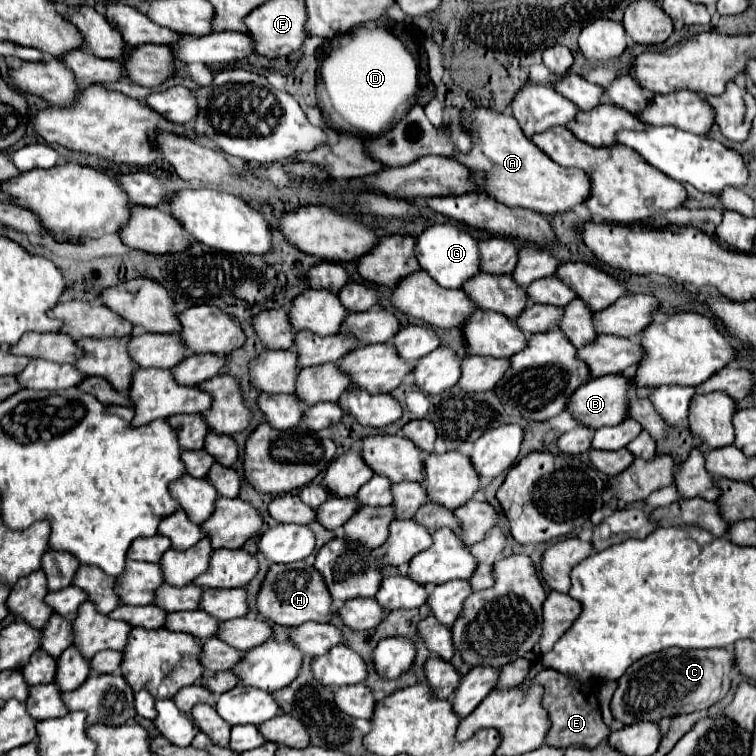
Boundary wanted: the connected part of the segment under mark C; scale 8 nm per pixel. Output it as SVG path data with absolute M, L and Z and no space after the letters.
M667 649L655 655L647 655L635 661L619 679L619 687L611 699L613 719L621 725L633 725L641 721L659 721L663 717L675 717L709 709L723 699L731 687L731 651L727 649L703 649L683 651Z

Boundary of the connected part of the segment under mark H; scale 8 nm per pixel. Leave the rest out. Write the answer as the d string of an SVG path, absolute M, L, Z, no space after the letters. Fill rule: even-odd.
M303 561L287 565L271 565L257 593L257 613L269 623L287 627L297 627L299 623L305 621L329 623L331 603L333 599L327 587L323 587L323 577L315 567L307 567Z

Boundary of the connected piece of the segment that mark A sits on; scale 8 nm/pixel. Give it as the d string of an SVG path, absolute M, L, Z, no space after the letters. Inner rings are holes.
M479 107L471 113L471 125L471 135L475 139L473 149L467 155L457 155L457 161L463 161L475 173L475 183L479 183L479 187L483 187L483 191L499 203L553 215L571 211L591 195L589 175L581 169L561 167L551 161L531 139L523 135L513 115Z

